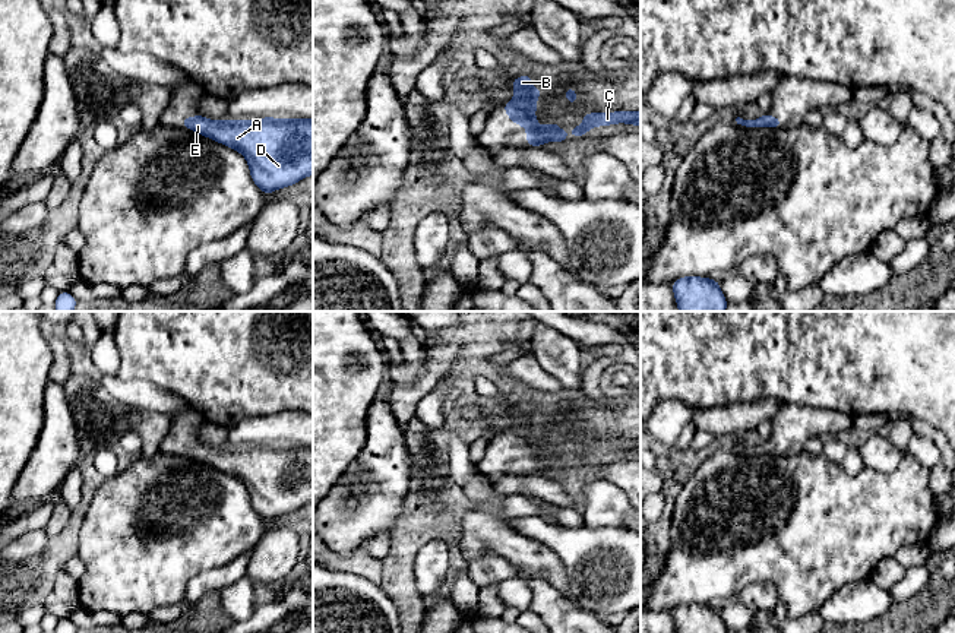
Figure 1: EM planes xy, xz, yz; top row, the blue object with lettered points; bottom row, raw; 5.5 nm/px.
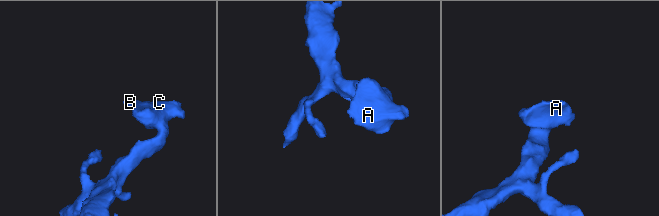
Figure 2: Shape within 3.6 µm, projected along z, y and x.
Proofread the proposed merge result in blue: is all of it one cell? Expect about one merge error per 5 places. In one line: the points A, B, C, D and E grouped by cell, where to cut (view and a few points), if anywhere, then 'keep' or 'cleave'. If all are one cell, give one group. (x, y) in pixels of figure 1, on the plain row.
A B C D E; no cut; keep

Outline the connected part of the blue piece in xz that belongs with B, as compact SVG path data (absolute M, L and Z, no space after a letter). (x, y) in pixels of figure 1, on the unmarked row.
M531 401L512 406L515 422L510 430L503 433L503 439L510 444L513 452L526 456L526 471L529 475L541 475L546 469L566 469L567 460L557 453L557 449L551 449L546 455L538 452L535 446L537 427L544 417L535 417L531 412L531 406Z

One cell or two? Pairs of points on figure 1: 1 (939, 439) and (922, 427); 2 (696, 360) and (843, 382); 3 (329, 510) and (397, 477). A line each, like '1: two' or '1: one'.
1: one
2: one
3: one

